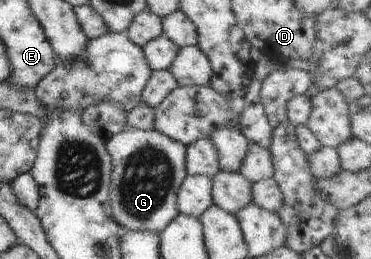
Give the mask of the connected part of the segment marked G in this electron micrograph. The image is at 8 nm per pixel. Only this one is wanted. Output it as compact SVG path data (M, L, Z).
M128 127L105 140L111 157L112 173L109 187L109 202L112 217L123 227L124 232L143 231L159 234L179 214L177 195L186 179L186 146L154 130L139 130Z

